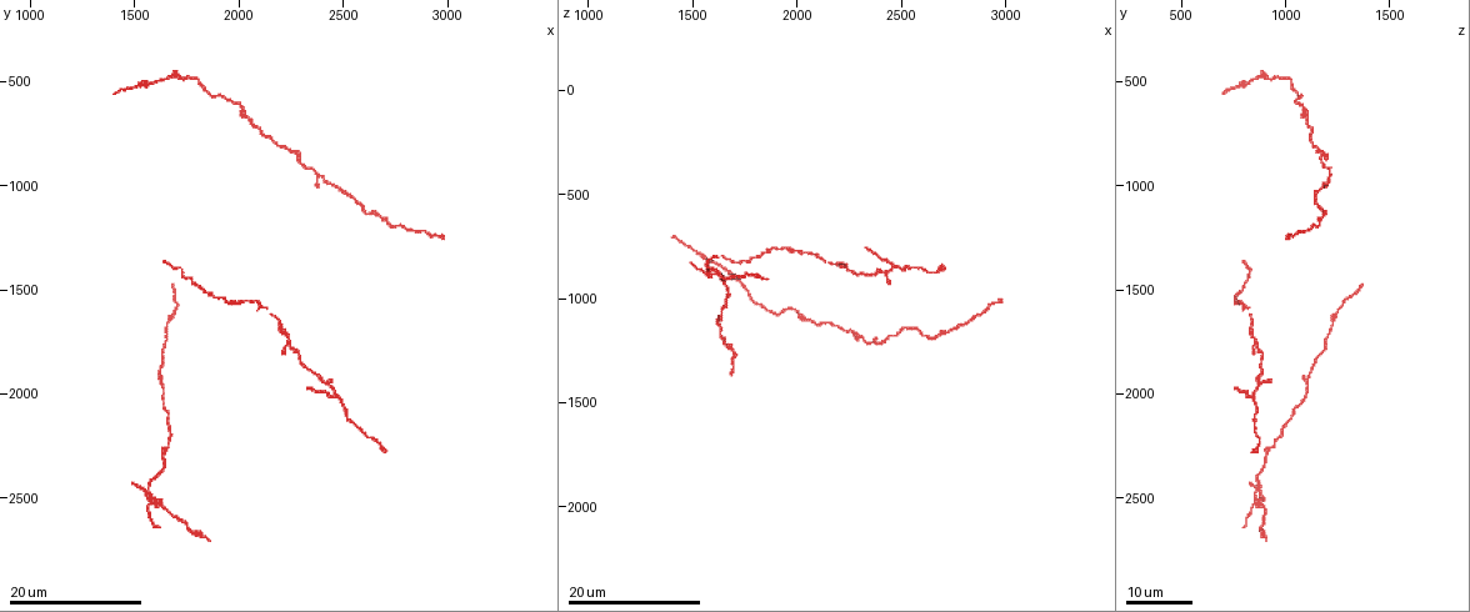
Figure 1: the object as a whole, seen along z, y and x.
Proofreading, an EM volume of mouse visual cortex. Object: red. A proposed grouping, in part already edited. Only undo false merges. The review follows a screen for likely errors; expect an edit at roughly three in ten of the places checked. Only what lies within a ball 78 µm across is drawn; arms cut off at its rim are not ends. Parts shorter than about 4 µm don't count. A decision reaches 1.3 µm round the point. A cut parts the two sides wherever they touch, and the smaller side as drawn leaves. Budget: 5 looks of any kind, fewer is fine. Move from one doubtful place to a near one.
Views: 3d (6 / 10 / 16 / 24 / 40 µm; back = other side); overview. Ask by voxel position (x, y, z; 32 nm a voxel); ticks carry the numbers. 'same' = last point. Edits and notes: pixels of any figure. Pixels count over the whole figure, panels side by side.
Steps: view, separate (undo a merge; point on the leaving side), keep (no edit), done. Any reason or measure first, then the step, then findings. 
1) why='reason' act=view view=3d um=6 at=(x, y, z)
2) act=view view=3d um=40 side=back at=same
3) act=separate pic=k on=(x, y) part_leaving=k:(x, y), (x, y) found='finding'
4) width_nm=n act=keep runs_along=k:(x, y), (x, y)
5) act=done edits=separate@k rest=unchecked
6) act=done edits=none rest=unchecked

act=view view=3d um=24 at=(2390, 960, 1220)

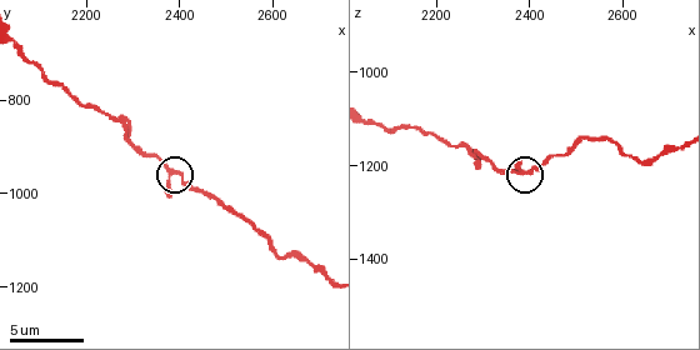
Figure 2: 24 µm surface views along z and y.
why='closer look' act=view view=3d um=6 at=(2390, 955, 1215)

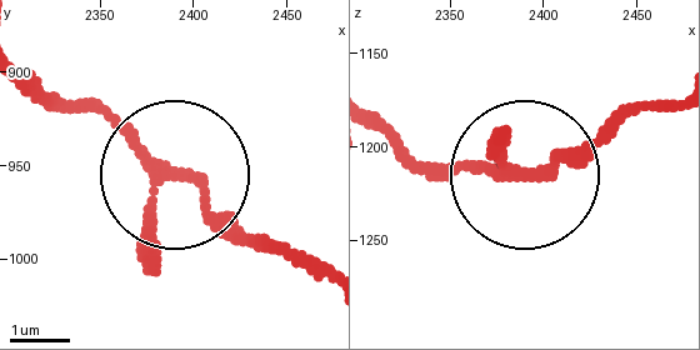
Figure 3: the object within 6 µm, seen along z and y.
arms=3 act=keep runs_along=3:(484, 139), (543, 169), (628, 114) found='all the same cell'

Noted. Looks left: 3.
why='thin neck' act=view view=3d um=16 at=(1830, 1500, 790)

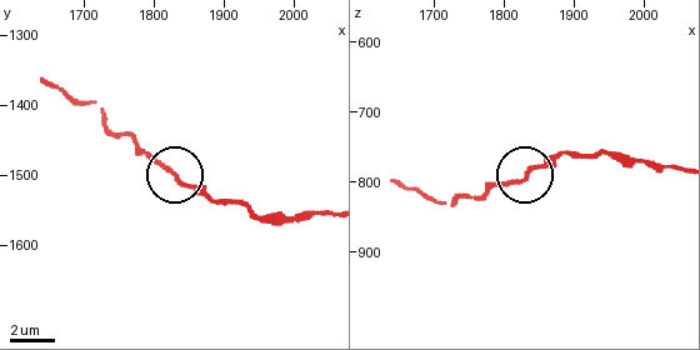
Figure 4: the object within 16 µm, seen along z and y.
why='zoom in' act=view view=3d um=10 at=(1820, 1490, 800)

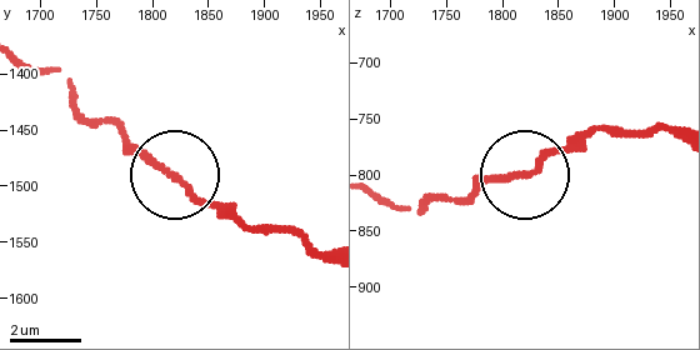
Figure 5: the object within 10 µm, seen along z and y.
act=keep found='all the same cell'

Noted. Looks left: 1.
act=done edits=none rest=unchecked

